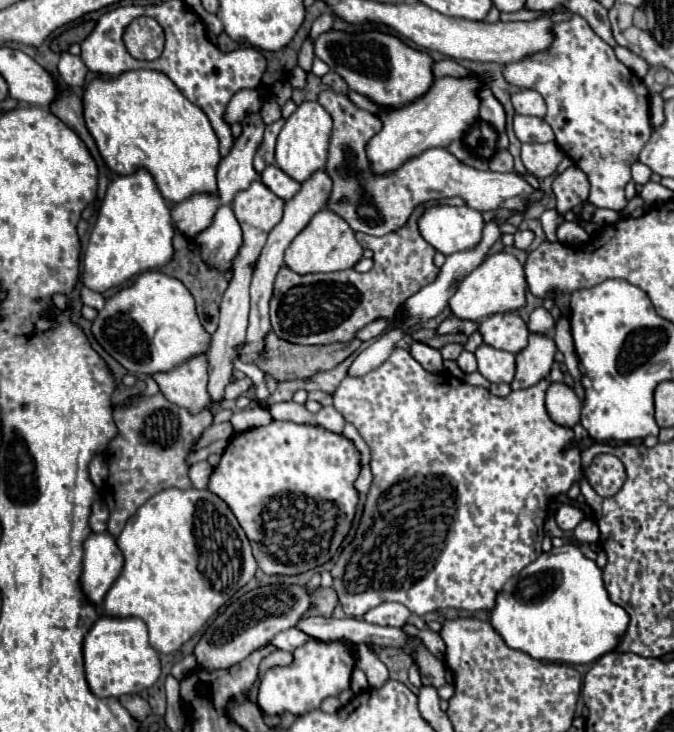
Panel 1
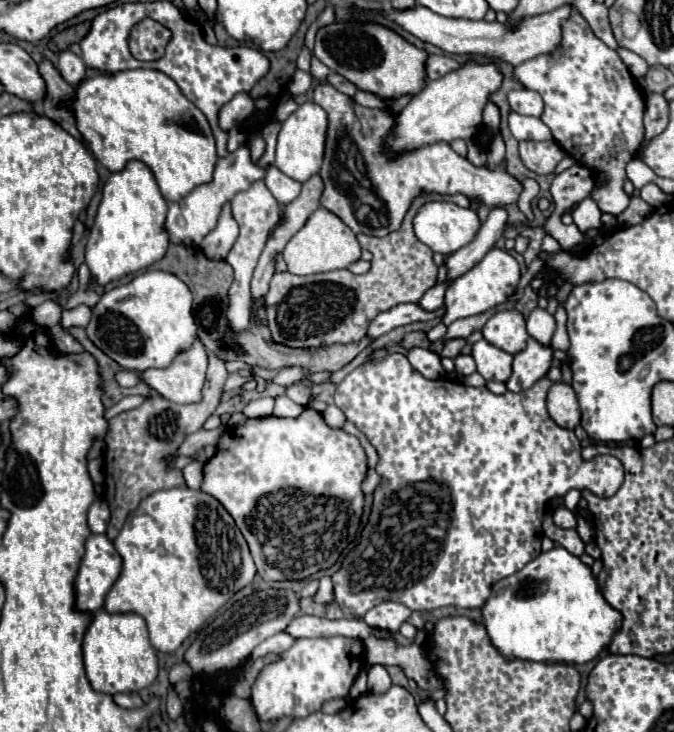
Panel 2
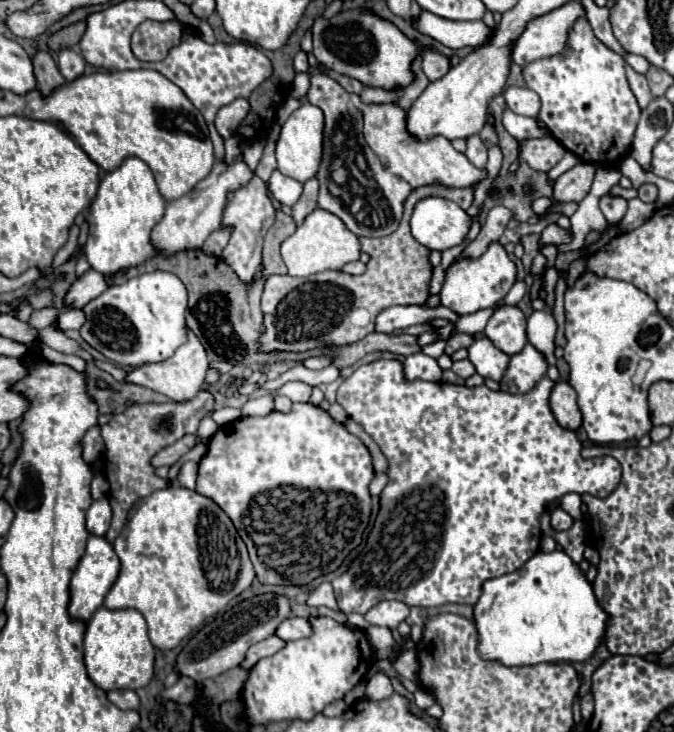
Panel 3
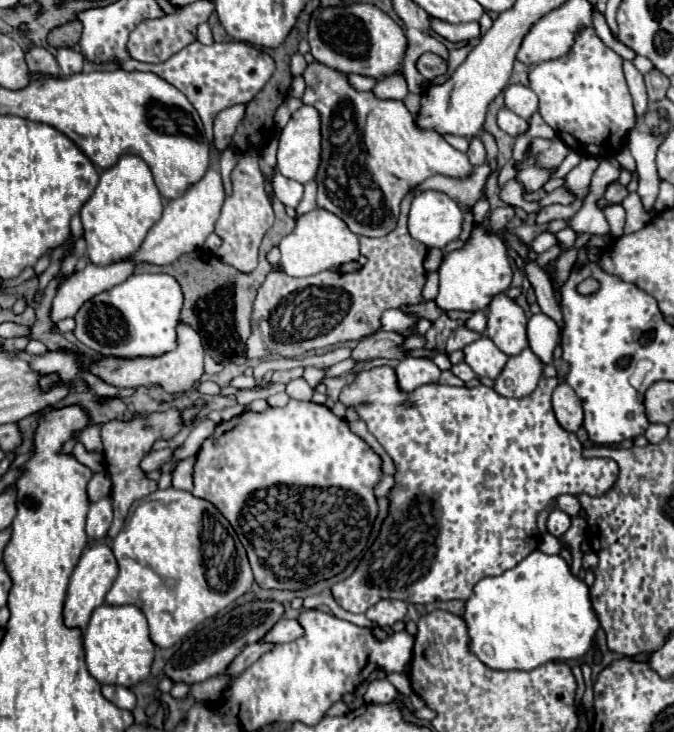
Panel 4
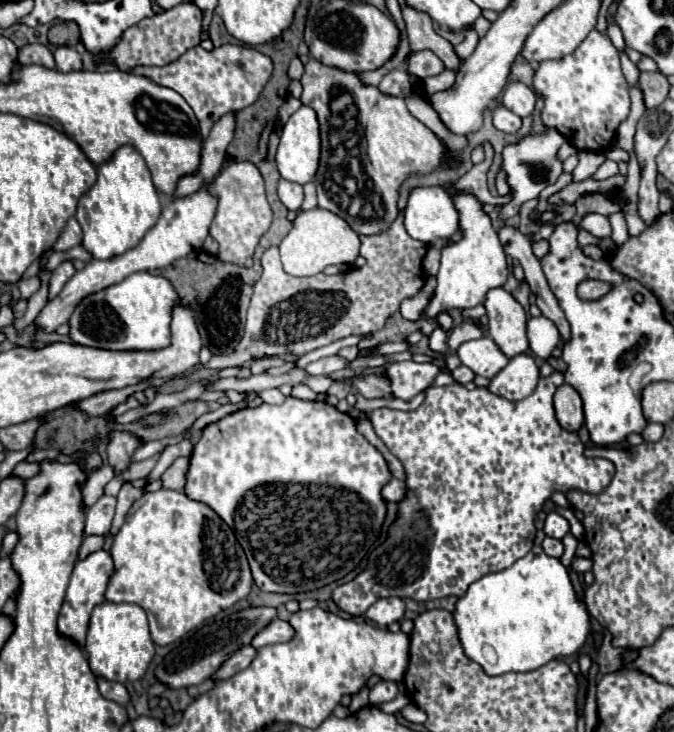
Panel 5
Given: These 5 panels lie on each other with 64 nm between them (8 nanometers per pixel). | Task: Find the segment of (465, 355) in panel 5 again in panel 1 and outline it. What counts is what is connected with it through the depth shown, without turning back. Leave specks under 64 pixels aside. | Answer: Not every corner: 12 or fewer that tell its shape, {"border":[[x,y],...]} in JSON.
{"border":[[488,344],[476,350],[478,372],[490,382],[510,384],[514,354]]}

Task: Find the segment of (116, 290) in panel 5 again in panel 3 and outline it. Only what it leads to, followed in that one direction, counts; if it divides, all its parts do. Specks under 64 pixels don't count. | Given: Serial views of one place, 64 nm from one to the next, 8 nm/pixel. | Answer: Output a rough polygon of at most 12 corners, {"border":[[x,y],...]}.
{"border":[[146,272],[84,306],[82,338],[122,368],[188,340],[188,292]]}

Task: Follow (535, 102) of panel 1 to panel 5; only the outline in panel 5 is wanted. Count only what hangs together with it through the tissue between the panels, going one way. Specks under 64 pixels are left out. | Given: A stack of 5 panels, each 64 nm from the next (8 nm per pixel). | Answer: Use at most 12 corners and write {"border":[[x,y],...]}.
{"border":[[522,82],[504,88],[504,106],[526,118],[536,94]]}

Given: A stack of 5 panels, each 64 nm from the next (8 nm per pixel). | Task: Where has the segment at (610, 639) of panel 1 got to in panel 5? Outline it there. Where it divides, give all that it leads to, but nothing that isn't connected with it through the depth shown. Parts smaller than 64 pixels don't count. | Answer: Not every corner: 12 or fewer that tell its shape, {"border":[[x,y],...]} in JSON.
{"border":[[543,530],[456,604],[490,676],[578,654],[592,624]]}

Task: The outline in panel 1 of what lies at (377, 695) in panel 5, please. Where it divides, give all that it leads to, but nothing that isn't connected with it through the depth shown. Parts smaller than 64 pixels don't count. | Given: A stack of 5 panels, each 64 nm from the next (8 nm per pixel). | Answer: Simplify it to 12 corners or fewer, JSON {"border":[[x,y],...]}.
{"border":[[354,644],[362,650],[356,666],[364,670],[372,688],[388,680],[386,666],[368,644]]}

